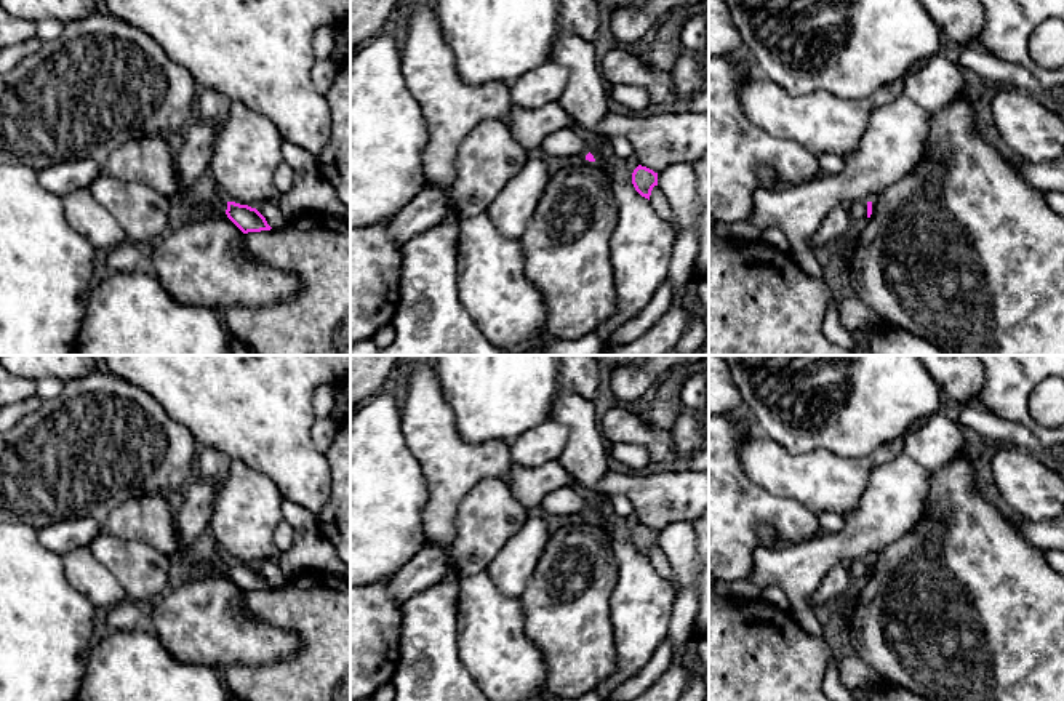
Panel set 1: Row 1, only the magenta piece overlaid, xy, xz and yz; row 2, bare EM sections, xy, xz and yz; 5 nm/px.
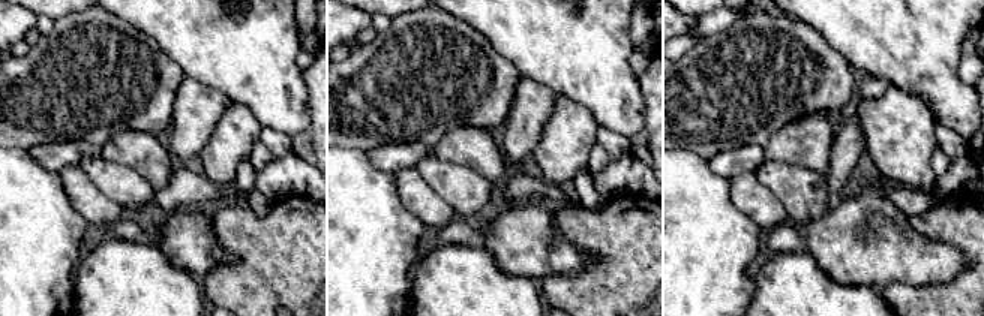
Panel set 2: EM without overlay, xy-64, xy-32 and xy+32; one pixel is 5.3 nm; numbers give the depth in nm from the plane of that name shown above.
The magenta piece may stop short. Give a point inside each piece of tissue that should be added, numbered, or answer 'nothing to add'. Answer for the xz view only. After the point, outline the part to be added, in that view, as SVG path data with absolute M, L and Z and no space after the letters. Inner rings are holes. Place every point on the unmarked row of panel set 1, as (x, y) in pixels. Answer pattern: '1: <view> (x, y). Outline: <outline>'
1: xz (565, 501). Outline: M563 487L546 495L539 504L550 515L573 515L589 512L589 503L582 491L573 487Z

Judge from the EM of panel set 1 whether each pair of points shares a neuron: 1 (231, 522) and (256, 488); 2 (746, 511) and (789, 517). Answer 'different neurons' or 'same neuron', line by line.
1: same neuron
2: same neuron

